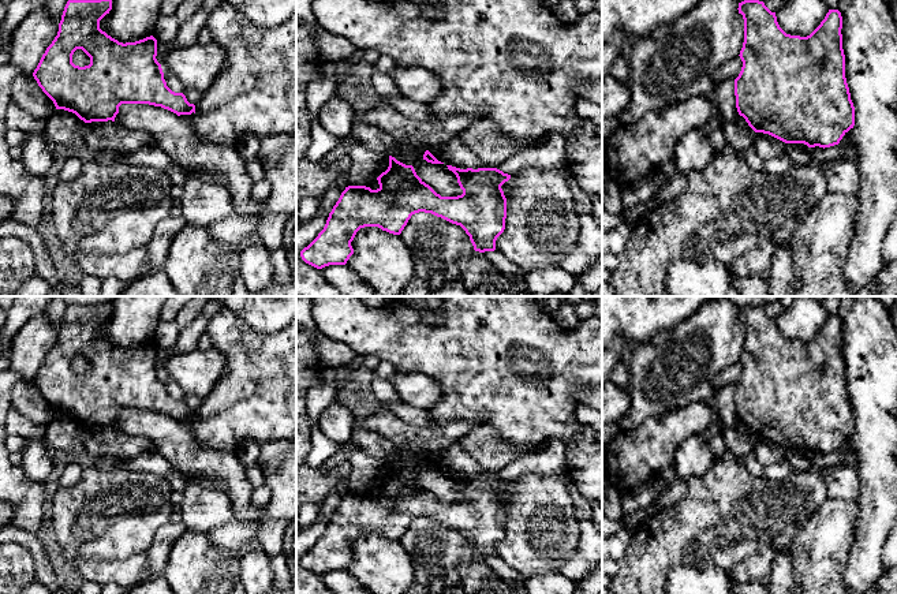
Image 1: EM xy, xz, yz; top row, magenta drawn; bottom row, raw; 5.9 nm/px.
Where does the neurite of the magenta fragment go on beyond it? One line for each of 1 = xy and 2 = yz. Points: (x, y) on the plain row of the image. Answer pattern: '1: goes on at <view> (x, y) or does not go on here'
1: does not go on here
2: does not go on here

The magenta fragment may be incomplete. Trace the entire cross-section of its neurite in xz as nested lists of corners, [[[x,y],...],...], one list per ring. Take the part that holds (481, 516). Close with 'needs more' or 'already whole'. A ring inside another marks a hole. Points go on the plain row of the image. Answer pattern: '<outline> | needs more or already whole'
[[[389,462],[388,475],[377,483],[377,496],[345,493],[324,535],[300,557],[302,565],[317,575],[345,571],[354,560],[351,548],[360,534],[378,533],[400,541],[411,522],[419,518],[460,531],[475,557],[494,557],[507,524],[501,492],[511,481],[497,474],[446,472],[456,481],[461,501],[441,503],[416,481],[412,471]]] | already whole

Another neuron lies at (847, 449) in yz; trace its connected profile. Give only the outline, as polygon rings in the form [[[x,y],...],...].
[[[849,437],[845,438],[838,452],[841,452],[845,456],[845,460],[841,466],[856,466],[857,464],[857,455],[852,447]]]

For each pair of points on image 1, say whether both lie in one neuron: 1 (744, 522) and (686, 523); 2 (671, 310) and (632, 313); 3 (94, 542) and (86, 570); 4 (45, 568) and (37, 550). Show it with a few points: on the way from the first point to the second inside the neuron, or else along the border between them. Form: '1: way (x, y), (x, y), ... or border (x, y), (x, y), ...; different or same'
1: way (729, 522), (701, 523); same
2: border (656, 310), (638, 327), (627, 329); different
3: border (123, 559), (77, 560), (74, 563); different
4: way (41, 564), (38, 555); same

